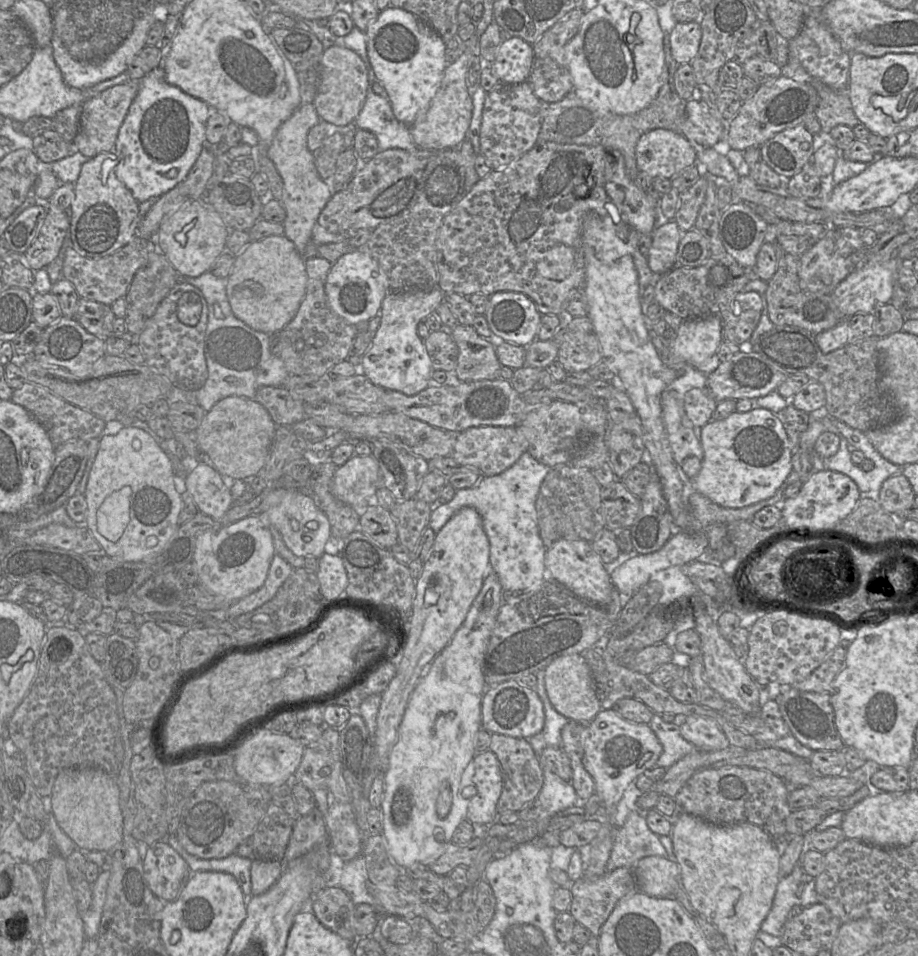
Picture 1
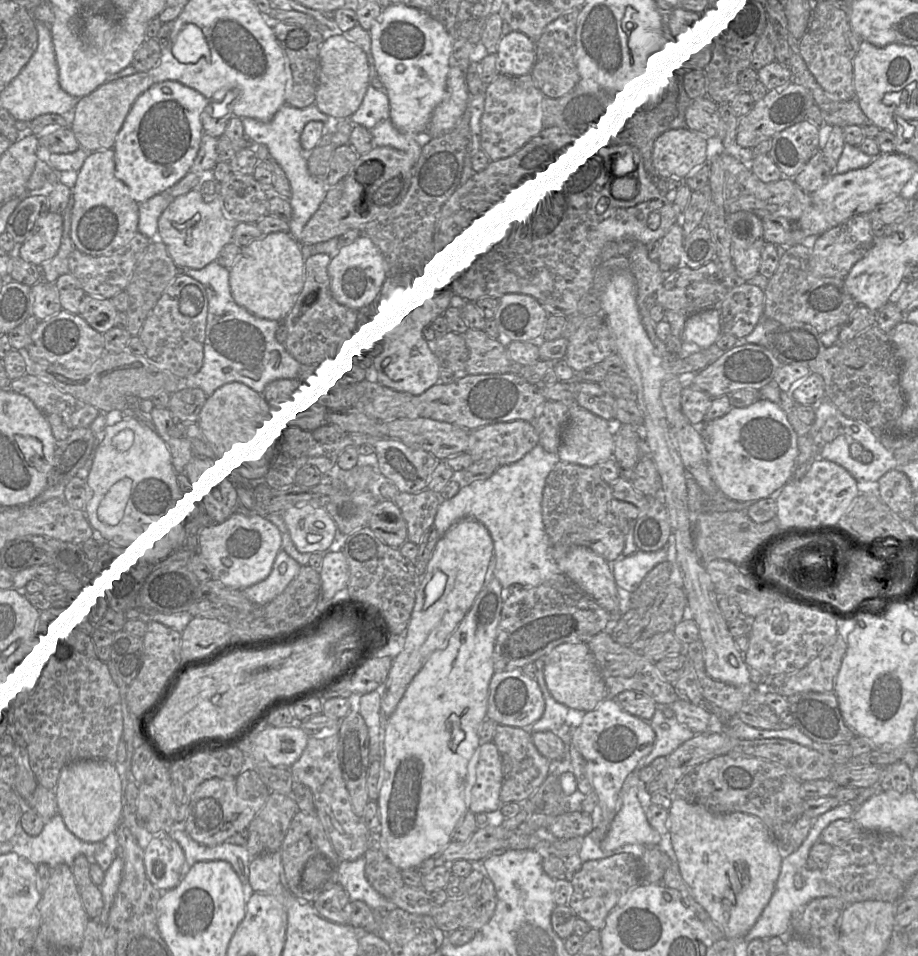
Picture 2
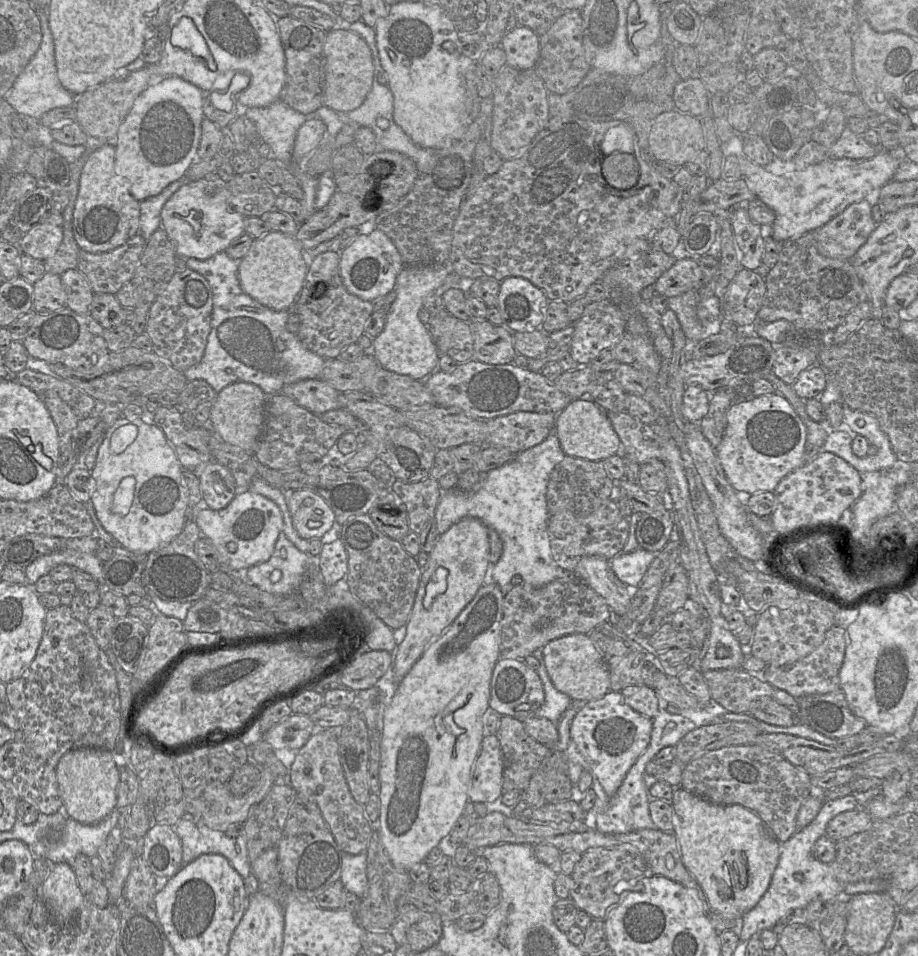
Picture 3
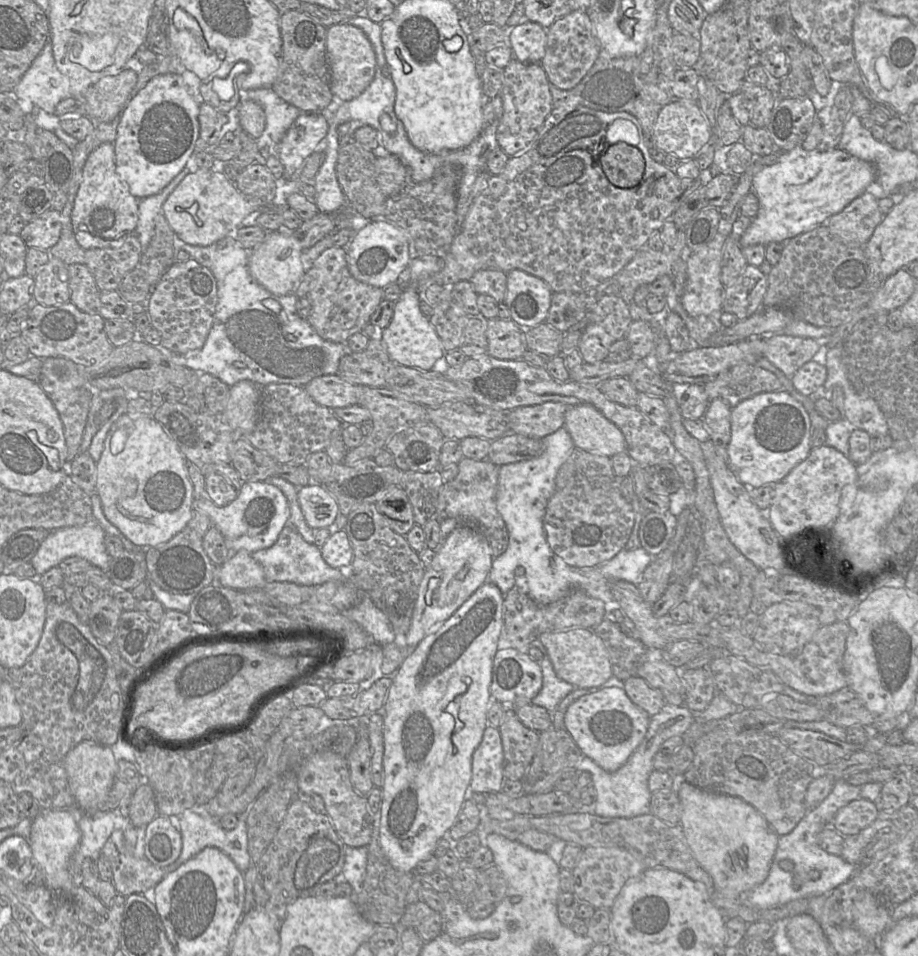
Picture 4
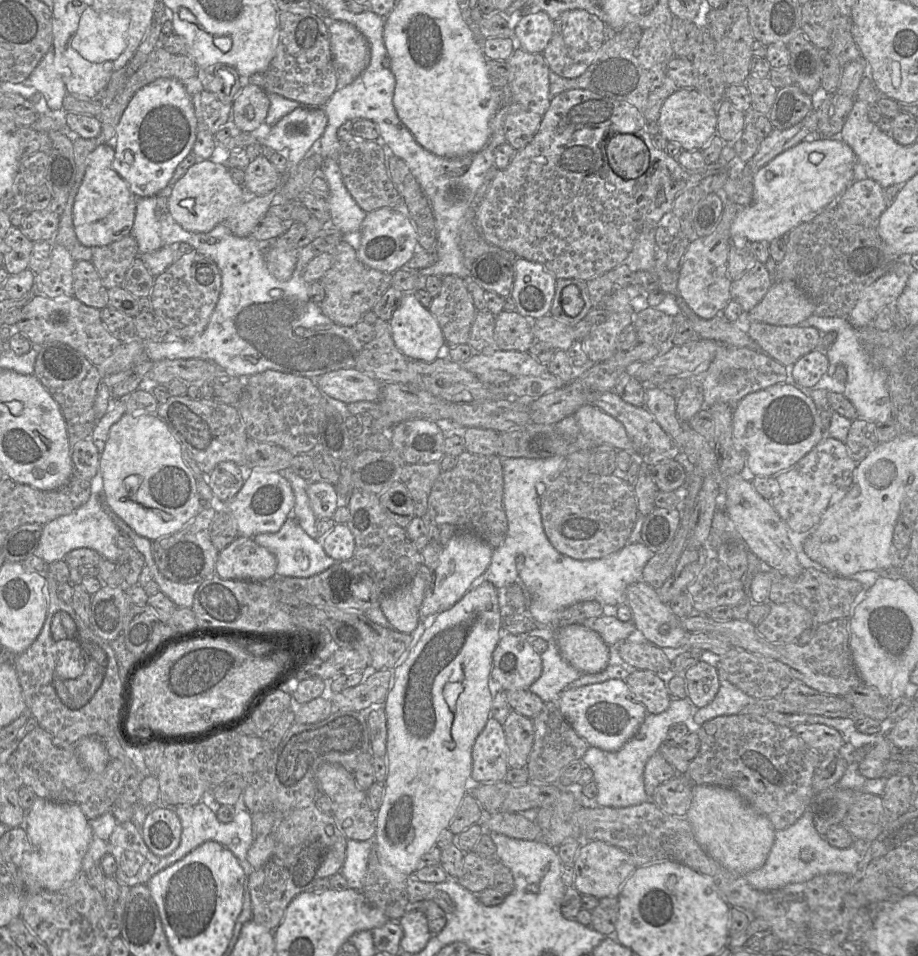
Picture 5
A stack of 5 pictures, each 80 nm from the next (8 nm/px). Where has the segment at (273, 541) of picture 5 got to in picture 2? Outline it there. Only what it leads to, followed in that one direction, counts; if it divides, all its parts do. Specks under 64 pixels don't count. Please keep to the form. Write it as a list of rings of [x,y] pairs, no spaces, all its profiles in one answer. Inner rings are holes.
[[[282,548],[278,551],[266,579],[242,589],[244,596],[255,606],[263,606],[279,596],[298,575],[301,564]]]

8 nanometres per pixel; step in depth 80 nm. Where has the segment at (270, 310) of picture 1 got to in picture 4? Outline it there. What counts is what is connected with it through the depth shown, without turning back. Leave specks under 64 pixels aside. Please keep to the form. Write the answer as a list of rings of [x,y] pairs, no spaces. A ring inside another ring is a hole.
[[[279,230],[267,233],[264,241],[250,252],[248,267],[253,279],[272,294],[283,296],[295,293],[306,272],[302,249],[295,237]]]

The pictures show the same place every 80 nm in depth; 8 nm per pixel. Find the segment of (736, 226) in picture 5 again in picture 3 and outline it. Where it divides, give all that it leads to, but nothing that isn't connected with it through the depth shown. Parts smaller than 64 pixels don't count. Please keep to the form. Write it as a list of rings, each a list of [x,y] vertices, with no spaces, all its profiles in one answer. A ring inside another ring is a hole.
[[[881,150],[869,159],[829,158],[803,170],[777,176],[746,157],[739,158],[742,178],[748,189],[775,214],[768,235],[780,243],[816,232],[852,204],[865,200],[873,191],[892,181],[899,163],[895,153]]]

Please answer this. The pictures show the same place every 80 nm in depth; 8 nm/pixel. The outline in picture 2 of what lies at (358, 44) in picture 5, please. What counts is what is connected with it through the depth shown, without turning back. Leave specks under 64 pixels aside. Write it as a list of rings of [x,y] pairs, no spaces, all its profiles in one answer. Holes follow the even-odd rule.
[[[343,35],[327,38],[320,49],[319,85],[315,101],[317,108],[338,120],[349,119],[360,108],[369,85],[366,53]]]

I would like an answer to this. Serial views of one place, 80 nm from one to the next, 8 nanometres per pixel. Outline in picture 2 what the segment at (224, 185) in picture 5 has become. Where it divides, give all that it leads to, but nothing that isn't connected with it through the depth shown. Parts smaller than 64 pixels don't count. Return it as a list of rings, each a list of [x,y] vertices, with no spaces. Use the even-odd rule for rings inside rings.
[[[192,189],[188,193],[171,200],[159,217],[156,238],[166,245],[172,260],[179,269],[201,269],[217,261],[222,250],[232,241],[233,232],[237,224],[226,215],[221,192],[219,198],[205,201],[199,190]]]

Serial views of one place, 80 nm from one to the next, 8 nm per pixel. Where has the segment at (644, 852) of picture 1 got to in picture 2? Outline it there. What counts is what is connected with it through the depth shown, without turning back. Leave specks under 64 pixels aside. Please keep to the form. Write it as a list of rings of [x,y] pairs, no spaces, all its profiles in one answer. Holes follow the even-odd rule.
[[[631,786],[607,834],[600,842],[604,857],[626,851],[641,861],[645,848],[658,847],[661,841],[661,835],[648,822],[646,810],[638,798],[637,786]]]

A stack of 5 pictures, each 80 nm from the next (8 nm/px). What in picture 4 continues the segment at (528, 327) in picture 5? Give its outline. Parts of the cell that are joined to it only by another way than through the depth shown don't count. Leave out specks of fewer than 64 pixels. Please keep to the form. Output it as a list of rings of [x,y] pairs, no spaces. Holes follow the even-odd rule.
[[[511,319],[488,320],[487,354],[501,360],[521,359],[528,350],[524,333],[525,330]]]

